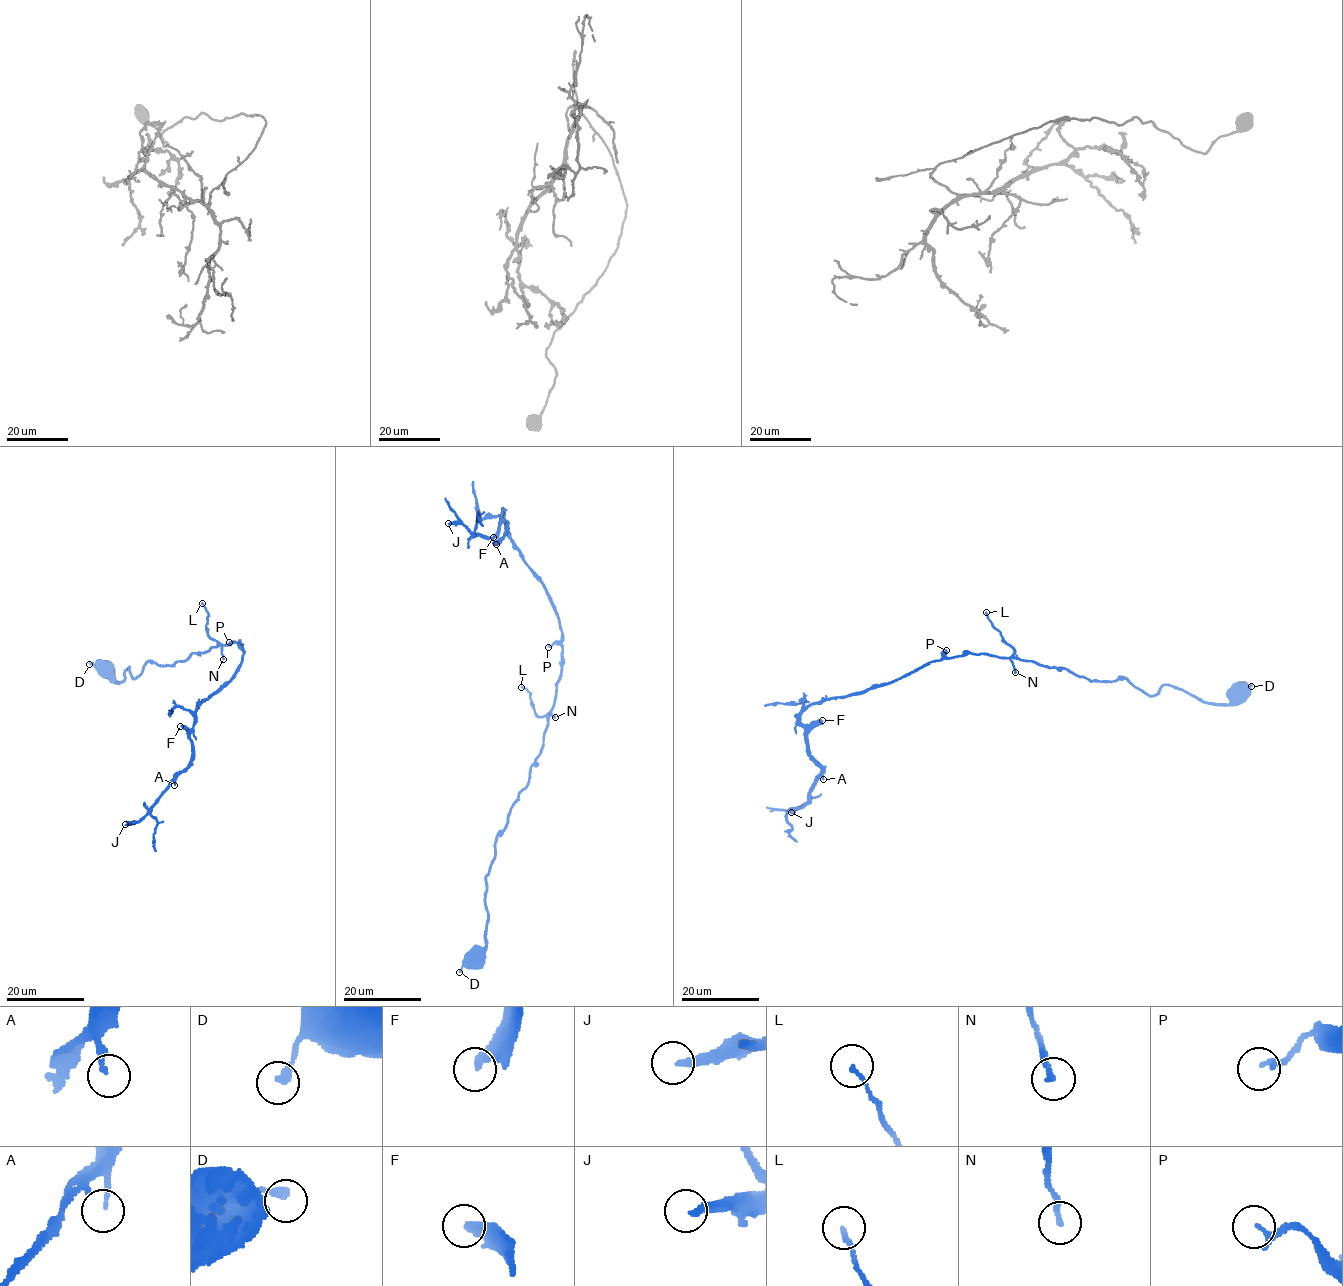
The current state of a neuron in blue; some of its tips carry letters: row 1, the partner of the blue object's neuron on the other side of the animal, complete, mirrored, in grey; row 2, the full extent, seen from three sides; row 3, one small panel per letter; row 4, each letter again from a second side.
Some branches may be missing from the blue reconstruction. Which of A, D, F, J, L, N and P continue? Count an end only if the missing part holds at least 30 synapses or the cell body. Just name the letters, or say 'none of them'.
F

